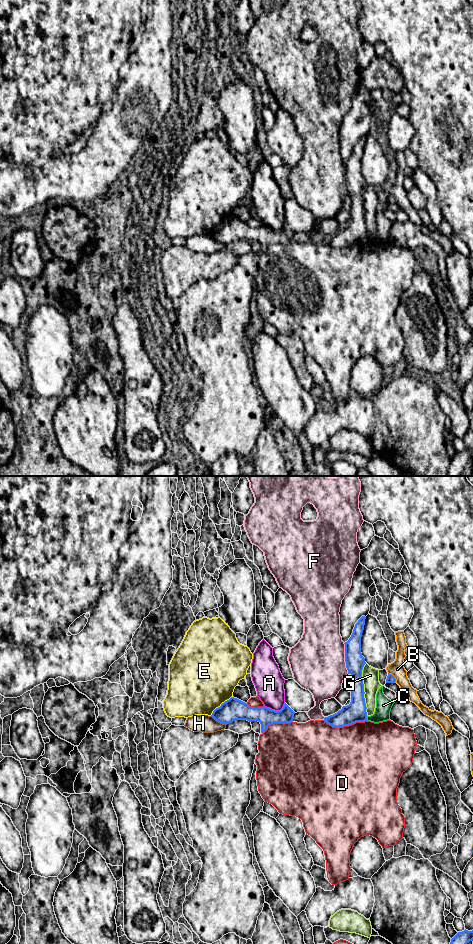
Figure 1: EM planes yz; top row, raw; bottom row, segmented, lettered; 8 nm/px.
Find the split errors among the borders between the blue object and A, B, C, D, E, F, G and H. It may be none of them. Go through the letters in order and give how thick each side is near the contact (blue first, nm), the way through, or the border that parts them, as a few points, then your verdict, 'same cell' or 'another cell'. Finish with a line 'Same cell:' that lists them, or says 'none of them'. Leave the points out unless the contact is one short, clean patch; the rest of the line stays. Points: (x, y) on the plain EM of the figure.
A: 140 nm thick on the blue side, 240 nm on the other; another cell
B: 60 nm thick on the blue side, 120 nm on the other; another cell
C: 160 nm thick on the blue side, 130 nm on the other; another cell
D: 160 nm thick on the blue side, 480 nm on the other; another cell
E: 180 nm thick on the blue side, 480 nm on the other; another cell
F: 150 nm thick on the blue side, 440 nm on the other; another cell
G: 160 nm thick on the blue side, 130 nm on the other; another cell
H: 180 nm thick on the blue side, 140 nm on the other; border along yz (211, 235), (216, 240), (226, 244); another cell
Same cell: none of them

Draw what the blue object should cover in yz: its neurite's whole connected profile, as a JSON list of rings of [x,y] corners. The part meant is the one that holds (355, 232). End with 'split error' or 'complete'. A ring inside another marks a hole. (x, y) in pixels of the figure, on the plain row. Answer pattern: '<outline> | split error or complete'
[[[362,136],[358,140],[351,157],[344,163],[346,188],[352,198],[351,222],[349,225],[343,226],[337,233],[324,238],[327,244],[335,248],[367,241],[367,227],[362,197],[362,190],[366,182],[361,173],[361,157],[365,139],[366,137]]] | complete

